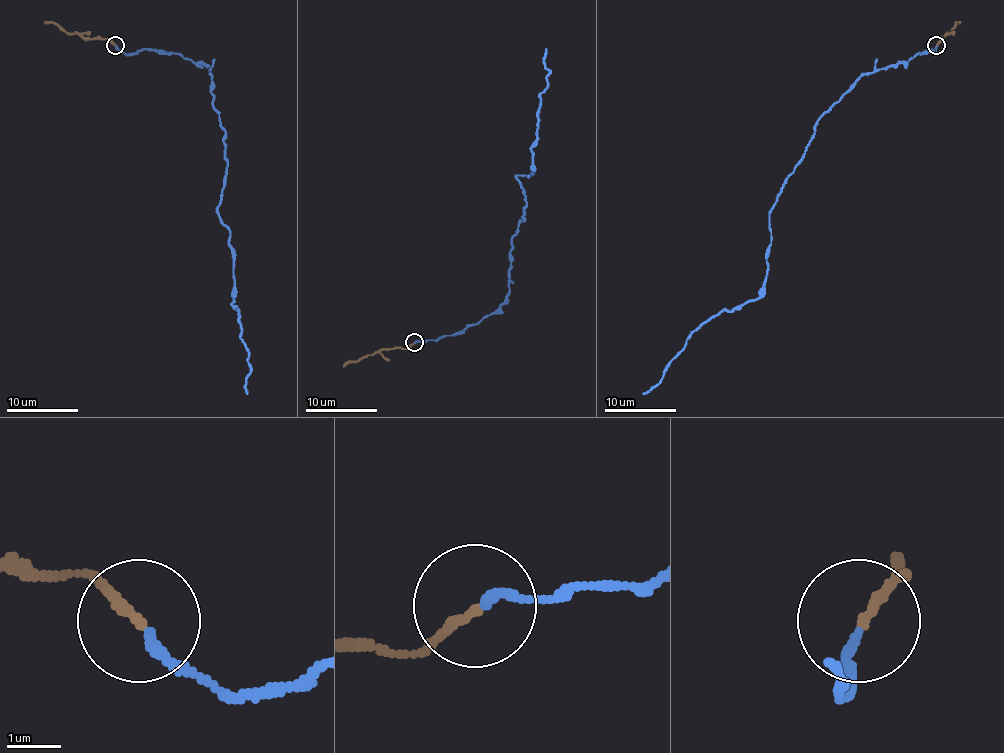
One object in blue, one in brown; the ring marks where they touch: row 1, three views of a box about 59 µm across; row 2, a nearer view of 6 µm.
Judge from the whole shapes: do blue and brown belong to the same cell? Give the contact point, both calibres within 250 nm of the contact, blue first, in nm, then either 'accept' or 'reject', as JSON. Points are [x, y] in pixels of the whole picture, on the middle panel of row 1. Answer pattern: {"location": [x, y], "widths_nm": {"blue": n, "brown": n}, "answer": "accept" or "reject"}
{"location": [414, 342], "widths_nm": {"blue": 170, "brown": 180}, "answer": "accept"}

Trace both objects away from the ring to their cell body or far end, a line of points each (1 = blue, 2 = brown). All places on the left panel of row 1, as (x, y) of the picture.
1: (115, 45), (209, 68), (225, 132), (217, 211), (231, 234), (247, 394)
2: (115, 45), (106, 38), (81, 38), (76, 33), (65, 33), (55, 24), (44, 22)

